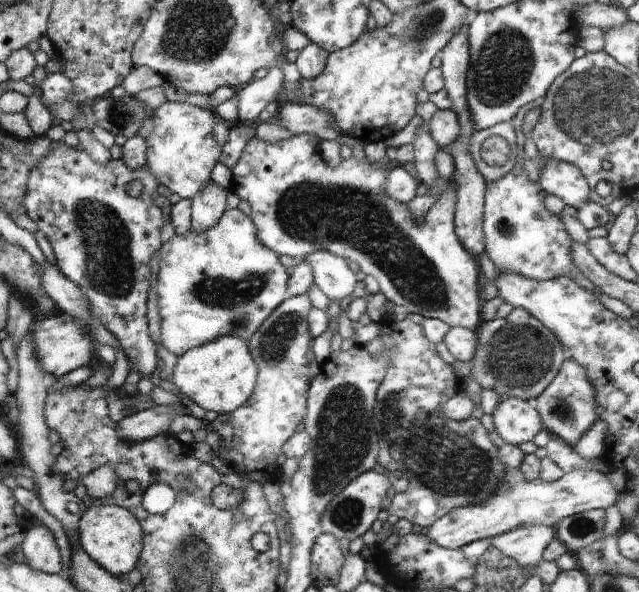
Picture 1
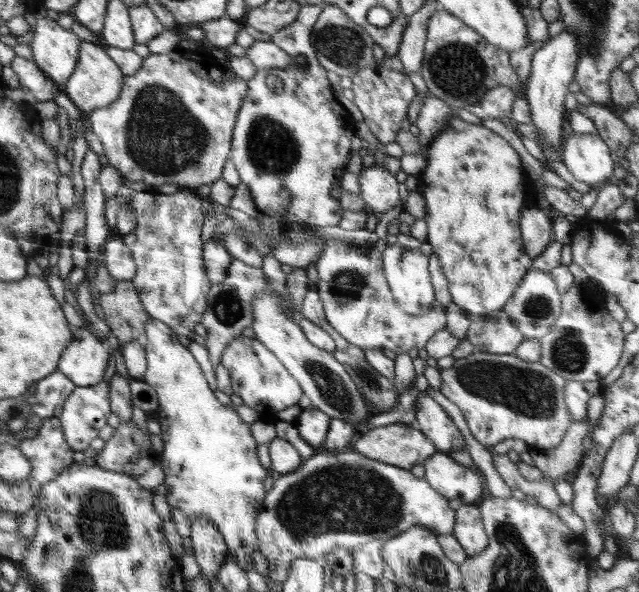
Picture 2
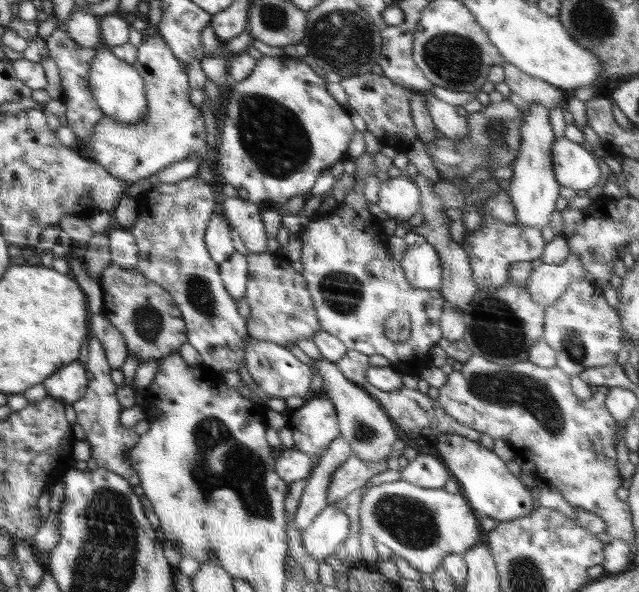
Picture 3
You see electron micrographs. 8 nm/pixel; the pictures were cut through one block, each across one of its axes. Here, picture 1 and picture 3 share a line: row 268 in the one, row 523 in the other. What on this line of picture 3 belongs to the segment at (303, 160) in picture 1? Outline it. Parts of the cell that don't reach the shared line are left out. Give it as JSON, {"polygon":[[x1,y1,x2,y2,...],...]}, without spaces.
{"polygon":[[400,479,370,487,362,495,359,518,361,551,364,563,374,563,377,560,377,552,374,547,374,540,377,540,390,548,394,556,401,556,412,568,426,574,432,574,441,567,442,560,448,555,464,555,469,548,479,542,481,536,479,531,480,516,460,493,450,494,443,488,422,488]]}

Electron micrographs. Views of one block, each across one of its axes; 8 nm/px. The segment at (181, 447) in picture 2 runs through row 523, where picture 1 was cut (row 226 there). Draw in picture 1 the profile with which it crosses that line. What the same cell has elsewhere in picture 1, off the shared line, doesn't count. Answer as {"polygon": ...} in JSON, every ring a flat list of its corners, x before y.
{"polygon":[[237,208,225,210,222,214,222,218,218,220,218,224,214,228,210,228,206,232,195,233,192,229,188,232,188,236,173,235,169,242,162,243,159,251,156,255,159,257,159,267,157,275,156,286,156,300,158,306,158,314,160,315,160,340,162,346,169,352,180,356,191,348,196,348,220,338,220,336,238,336,242,340,248,342,252,335,260,328,260,325,278,308,278,305,286,299,287,296,287,284,288,274,286,273,286,267,280,263,278,255,270,248,265,247,264,244,258,240,256,236,256,226,252,222,250,216,244,214]]}

